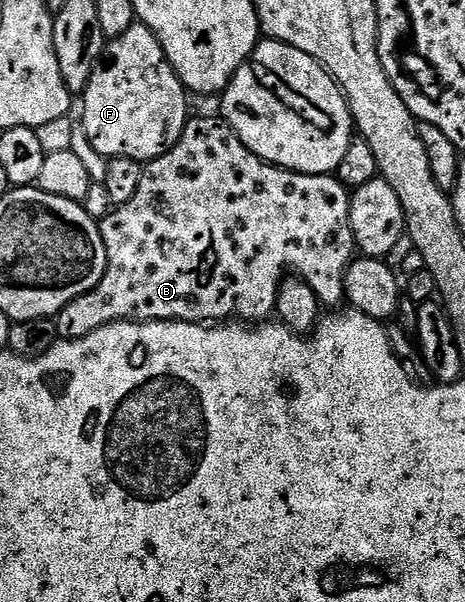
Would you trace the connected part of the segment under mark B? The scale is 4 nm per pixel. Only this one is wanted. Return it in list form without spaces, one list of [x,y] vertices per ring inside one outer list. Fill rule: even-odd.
[[[215,118],[215,120],[194,120],[191,119],[187,123],[186,127],[182,129],[180,135],[171,143],[170,147],[166,149],[166,153],[162,156],[157,156],[154,160],[149,161],[143,167],[142,177],[140,178],[140,184],[136,186],[136,192],[132,194],[132,198],[126,204],[119,204],[113,210],[107,214],[103,220],[100,220],[100,231],[102,234],[102,245],[106,251],[106,269],[102,277],[98,279],[98,284],[91,292],[84,293],[83,296],[78,296],[75,300],[69,300],[68,303],[58,311],[58,315],[54,320],[55,333],[61,339],[75,340],[76,338],[82,338],[88,334],[92,334],[92,330],[96,330],[100,326],[105,324],[117,324],[119,320],[186,320],[189,324],[206,324],[207,322],[262,322],[267,319],[275,311],[275,304],[277,302],[278,288],[284,279],[284,274],[290,273],[306,283],[318,298],[319,305],[326,306],[326,304],[334,304],[330,306],[338,306],[343,303],[344,293],[342,291],[342,278],[346,274],[346,268],[349,266],[351,260],[355,259],[356,249],[354,247],[354,235],[350,230],[350,197],[351,193],[346,187],[339,182],[337,175],[327,174],[324,176],[306,176],[302,172],[290,172],[287,168],[280,168],[276,164],[268,164],[266,161],[261,160],[256,154],[252,154],[242,145],[240,138],[230,128],[230,125],[223,122],[221,119]]]

